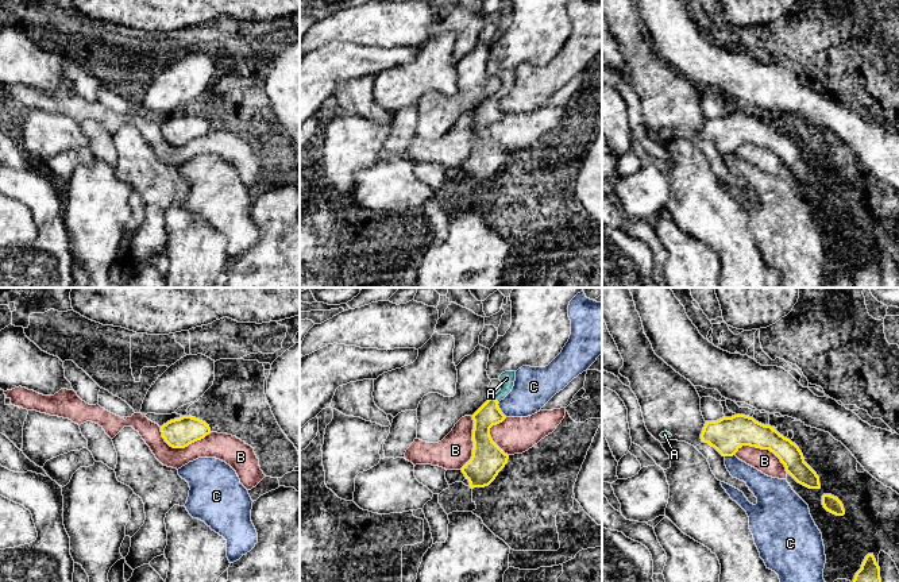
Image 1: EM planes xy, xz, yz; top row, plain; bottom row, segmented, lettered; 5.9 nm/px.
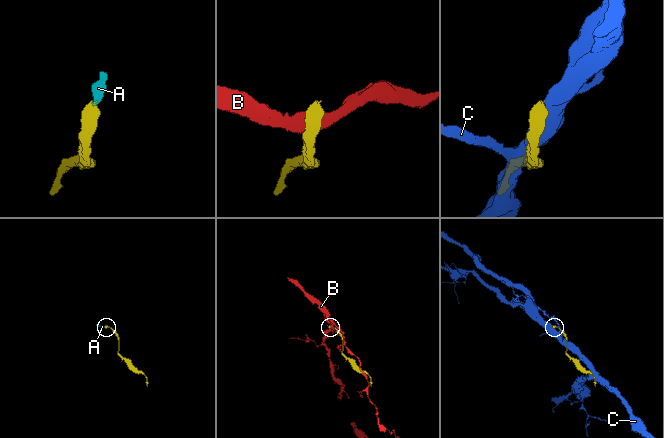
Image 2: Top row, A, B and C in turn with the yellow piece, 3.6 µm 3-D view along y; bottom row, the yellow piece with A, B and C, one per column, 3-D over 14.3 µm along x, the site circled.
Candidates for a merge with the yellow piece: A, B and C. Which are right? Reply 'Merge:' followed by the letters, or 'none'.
Merge: A

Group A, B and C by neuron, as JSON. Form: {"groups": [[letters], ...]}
{"groups": [["A"], ["B"], ["C"]]}

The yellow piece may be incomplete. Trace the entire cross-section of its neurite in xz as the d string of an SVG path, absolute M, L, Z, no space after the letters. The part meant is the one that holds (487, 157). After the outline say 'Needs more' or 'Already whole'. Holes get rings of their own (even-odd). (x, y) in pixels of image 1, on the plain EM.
M505 69L498 77L502 81L501 88L494 95L490 95L472 112L472 154L460 166L470 180L471 186L489 184L509 157L509 153L493 139L490 126L506 116L498 101L512 89L516 78L516 69Z. Needs more

